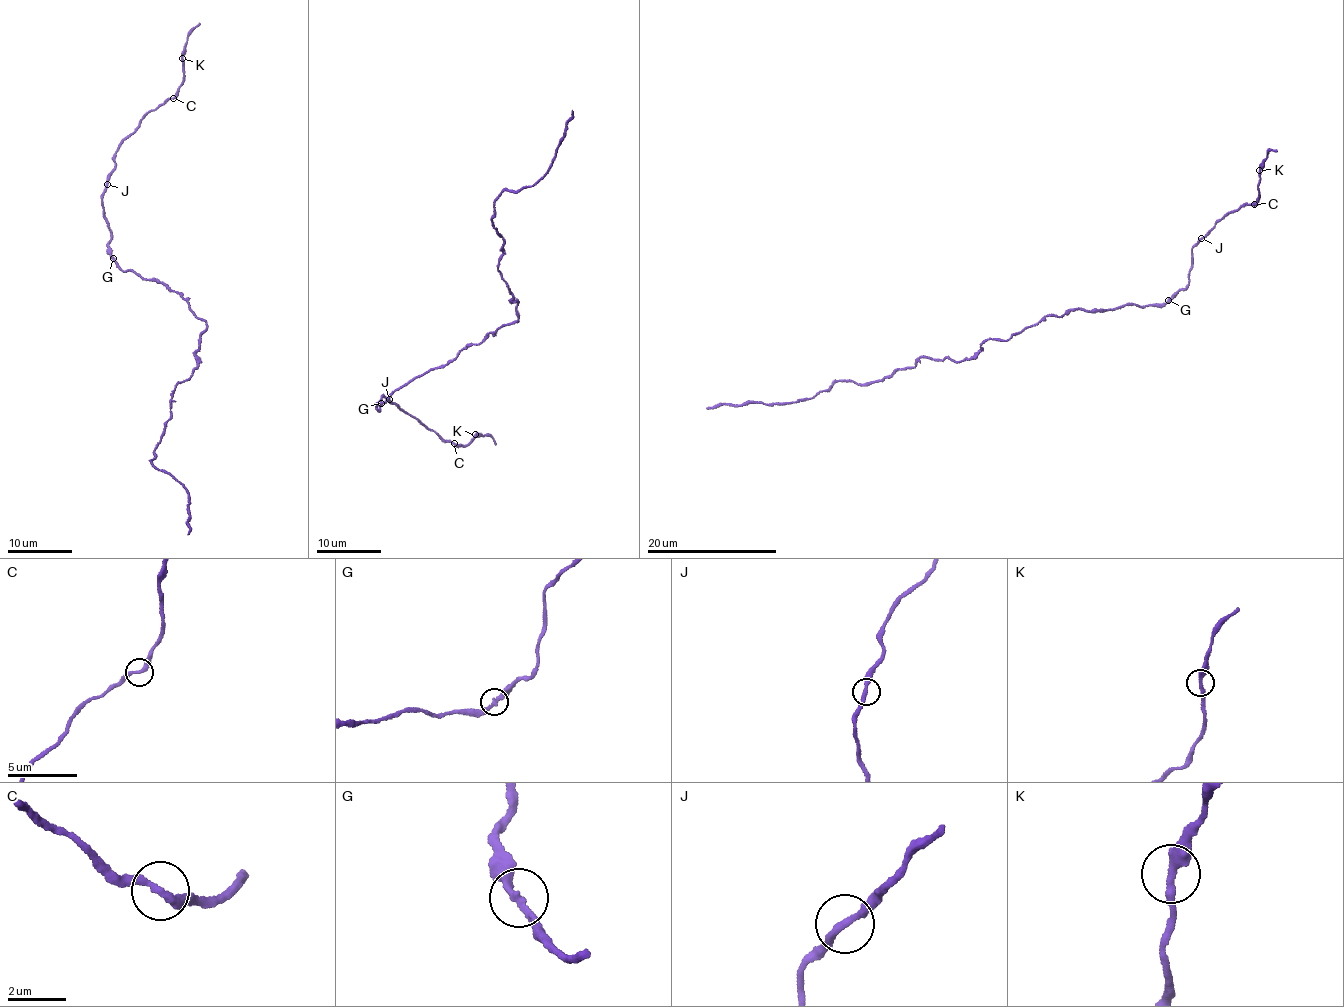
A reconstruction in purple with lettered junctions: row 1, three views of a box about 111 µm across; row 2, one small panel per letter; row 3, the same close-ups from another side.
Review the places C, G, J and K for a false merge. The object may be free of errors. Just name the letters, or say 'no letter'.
no letter

